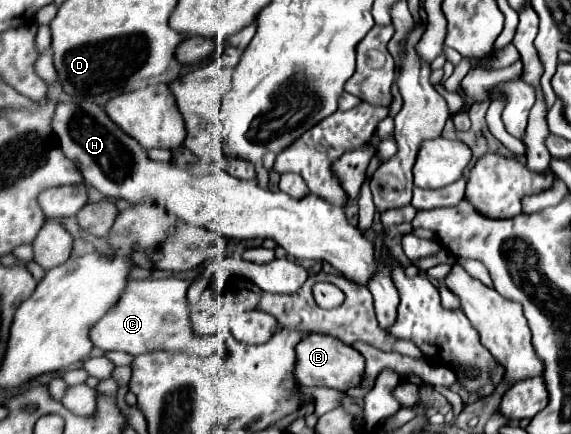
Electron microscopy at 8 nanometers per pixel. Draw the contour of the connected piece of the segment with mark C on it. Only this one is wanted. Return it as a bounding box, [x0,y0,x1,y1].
[90,279,224,355]

